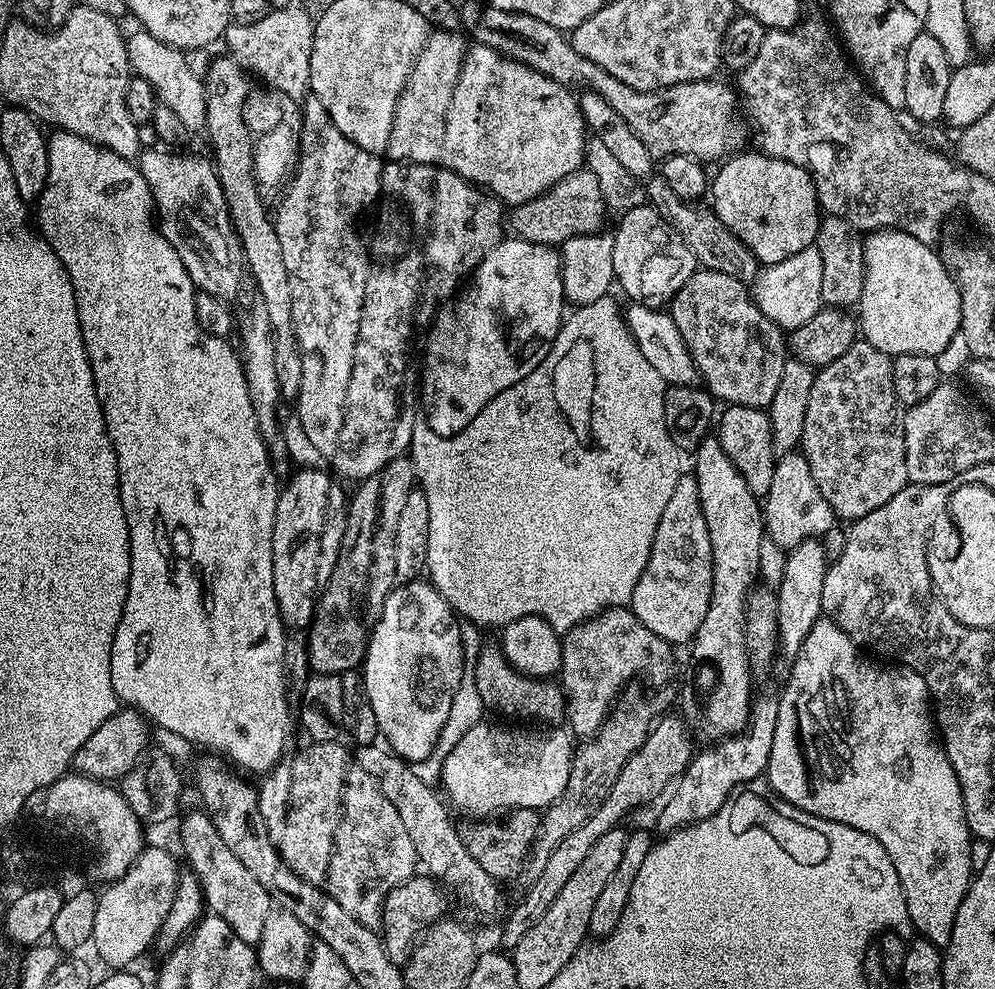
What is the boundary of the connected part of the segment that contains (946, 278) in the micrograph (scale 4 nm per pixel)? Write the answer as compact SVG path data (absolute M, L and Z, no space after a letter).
M872 230L863 237L864 285L858 305L858 332L863 339L890 357L902 354L935 356L946 350L946 342L960 331L960 295L952 276L940 261L935 247L918 242L905 232Z

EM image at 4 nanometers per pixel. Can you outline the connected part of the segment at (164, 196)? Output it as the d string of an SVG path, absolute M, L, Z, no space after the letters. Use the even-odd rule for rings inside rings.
M145 147L138 157L138 167L152 191L152 203L158 217L160 233L182 258L192 285L216 297L232 302L246 282L244 248L228 218L228 207L222 186L216 177L211 159L204 156L183 156L180 150ZM168 151L168 152L163 152Z

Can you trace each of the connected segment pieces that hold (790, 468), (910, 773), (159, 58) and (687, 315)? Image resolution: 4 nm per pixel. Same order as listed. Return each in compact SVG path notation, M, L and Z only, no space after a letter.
M800 450L785 452L777 459L774 482L770 482L770 490L763 497L762 507L766 536L785 550L797 548L817 534L825 534L838 520L826 498L822 498L822 490L818 490L818 482L814 482L808 460Z
M822 618L813 626L810 634L806 634L806 642L802 642L798 654L791 661L792 669L788 672L784 692L779 693L780 705L774 736L778 736L778 744L784 740L788 742L788 732L794 726L794 700L798 708L804 708L806 694L810 694L810 710L816 708L816 704L812 704L816 696L840 696L840 704L844 704L844 708L840 708L840 736L836 736L836 740L827 740L828 744L825 744L825 730L804 730L806 742L810 738L816 740L818 749L822 749L822 756L818 756L818 760L823 759L823 763L818 762L818 766L804 766L804 776L814 776L814 780L808 784L798 784L798 780L794 780L794 774L802 770L794 768L794 748L786 754L770 752L766 773L768 787L775 795L781 796L795 808L809 812L811 816L833 820L873 836L894 862L894 870L904 888L911 927L916 927L923 939L943 950L950 942L958 906L964 901L974 876L971 854L974 837L966 822L962 786L950 758L944 753L943 743L938 739L934 716L930 711L930 693L922 674L903 666L883 668L868 660L860 661L860 652L857 644L833 619Z
M136 30L133 36L129 35L126 43L131 71L137 77L145 79L153 88L157 99L167 104L170 110L174 110L174 114L178 114L182 126L186 126L192 134L195 134L199 128L200 131L207 129L206 98L208 94L204 91L204 80L189 66L187 55L181 49L170 46L143 30Z
M700 268L688 279L686 286L678 290L670 305L670 315L694 358L699 379L705 380L703 383L707 391L711 392L717 401L725 405L737 404L765 410L772 405L774 394L778 391L778 382L782 382L782 366L789 360L790 353L785 333L774 322L770 322L766 314L762 314L745 281L730 274Z

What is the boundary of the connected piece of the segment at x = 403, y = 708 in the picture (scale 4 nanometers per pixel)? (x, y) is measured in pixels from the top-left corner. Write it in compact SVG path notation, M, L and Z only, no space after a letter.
M419 578L389 591L380 619L371 629L368 652L362 665L366 694L370 698L370 706L374 706L374 718L380 727L382 740L384 736L383 743L403 760L424 760L436 748L446 714L450 714L452 695L459 690L460 680L466 671L460 626L461 621L448 605L446 597L431 582Z

